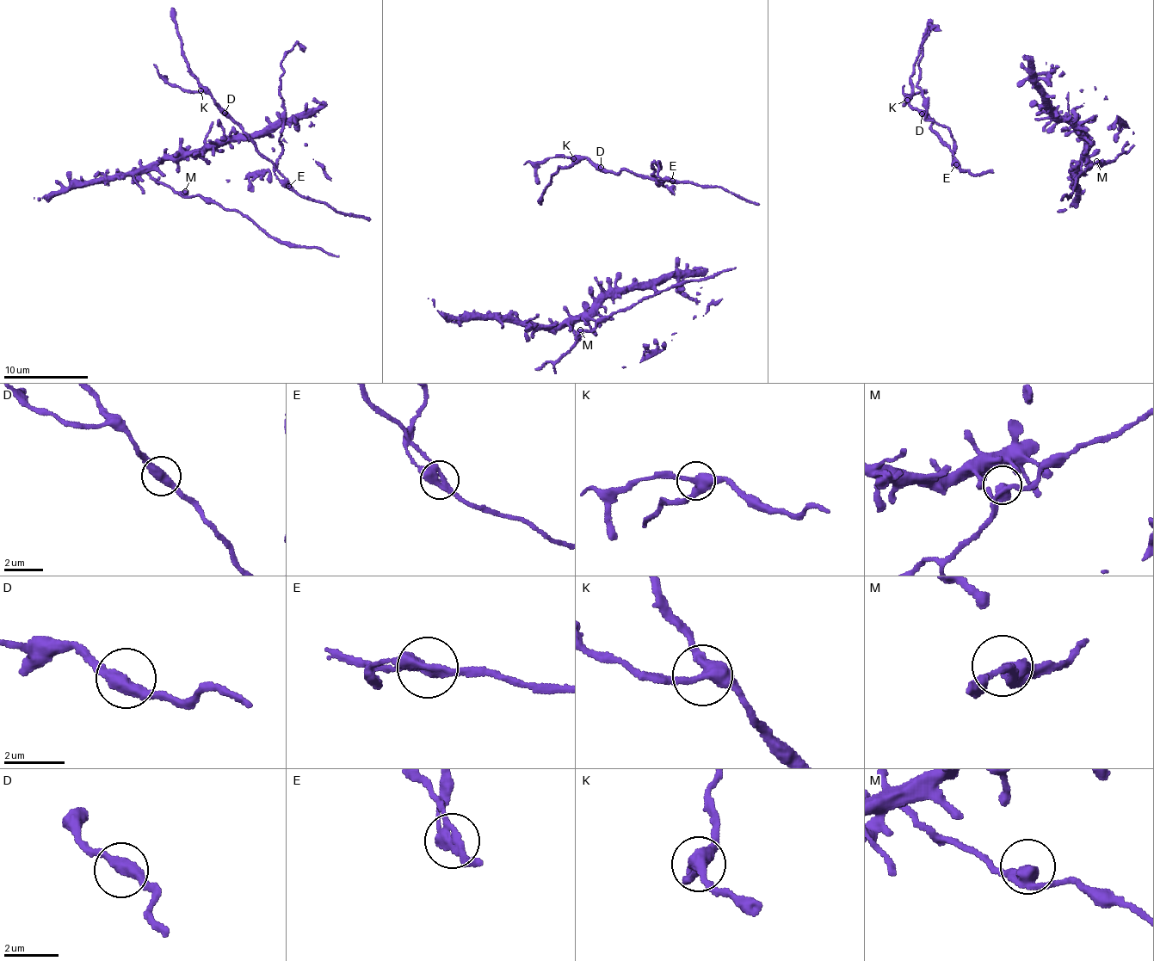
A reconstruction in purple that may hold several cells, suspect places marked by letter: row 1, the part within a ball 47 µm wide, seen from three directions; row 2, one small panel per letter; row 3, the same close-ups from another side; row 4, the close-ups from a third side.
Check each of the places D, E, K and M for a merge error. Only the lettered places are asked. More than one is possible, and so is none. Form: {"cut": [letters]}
{"cut": ["E", "K"]}

